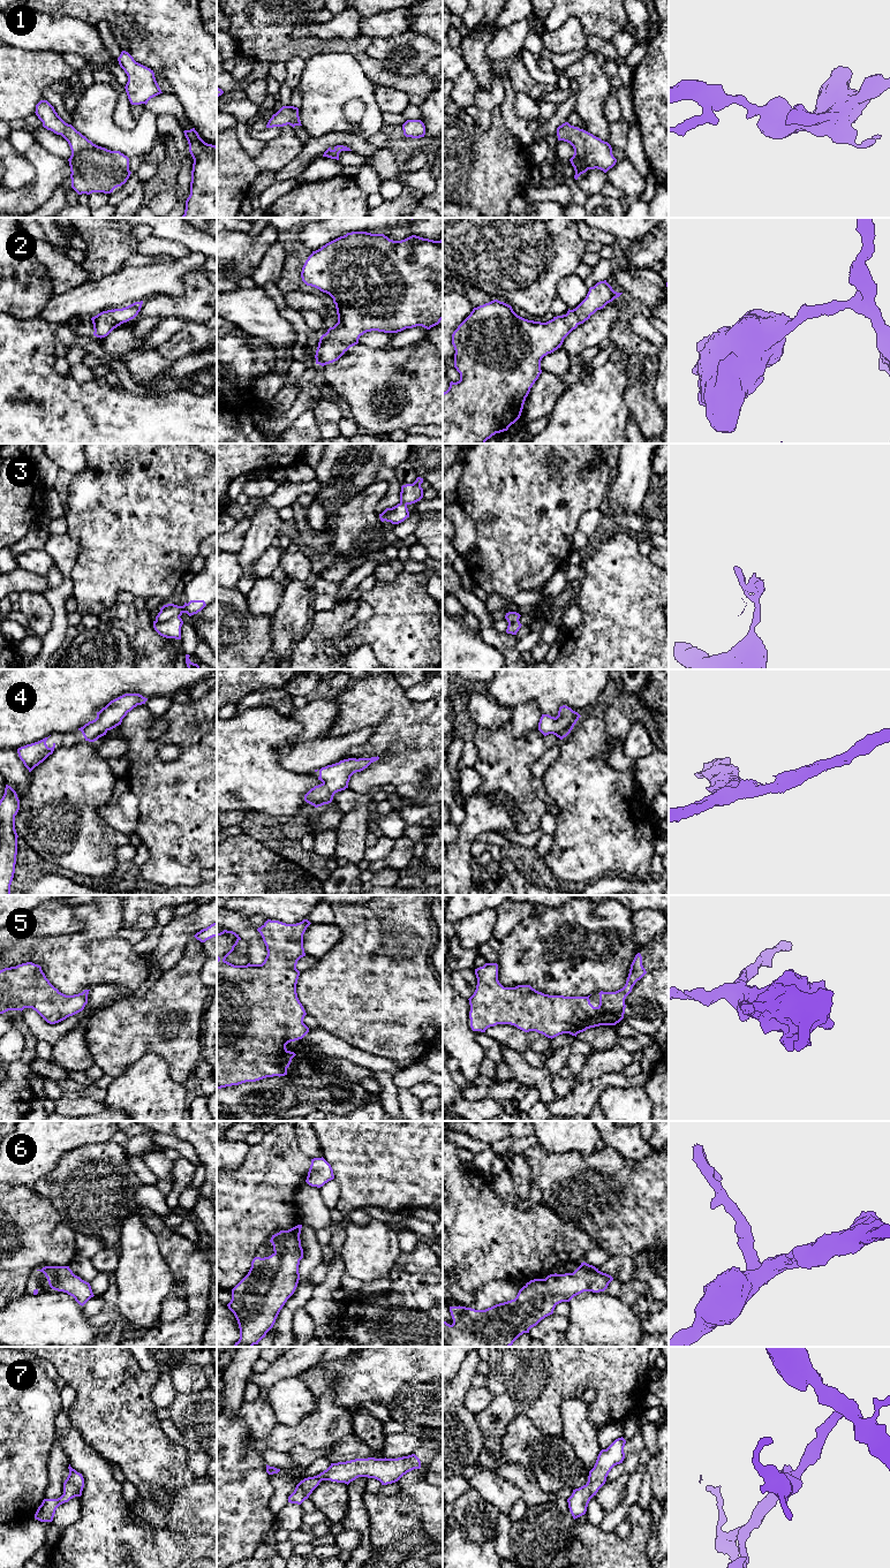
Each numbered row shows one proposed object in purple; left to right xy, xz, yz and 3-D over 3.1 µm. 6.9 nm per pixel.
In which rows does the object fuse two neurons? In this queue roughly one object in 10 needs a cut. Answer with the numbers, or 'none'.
3

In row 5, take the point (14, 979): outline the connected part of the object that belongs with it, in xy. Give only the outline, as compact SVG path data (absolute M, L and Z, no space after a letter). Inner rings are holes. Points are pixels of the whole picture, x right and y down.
M32 962L0 970L0 1014L32 1008L47 1023L55 1024L82 1012L90 990L66 995Z

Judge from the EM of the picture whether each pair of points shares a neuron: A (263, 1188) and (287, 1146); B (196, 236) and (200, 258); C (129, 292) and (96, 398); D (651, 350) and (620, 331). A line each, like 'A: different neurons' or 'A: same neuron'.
A: same neuron
B: different neurons
C: different neurons
D: same neuron

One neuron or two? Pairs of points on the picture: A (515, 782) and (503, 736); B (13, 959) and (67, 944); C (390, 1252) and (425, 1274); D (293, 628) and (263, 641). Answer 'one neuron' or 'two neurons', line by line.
A: one neuron
B: one neuron
C: two neurons
D: two neurons

